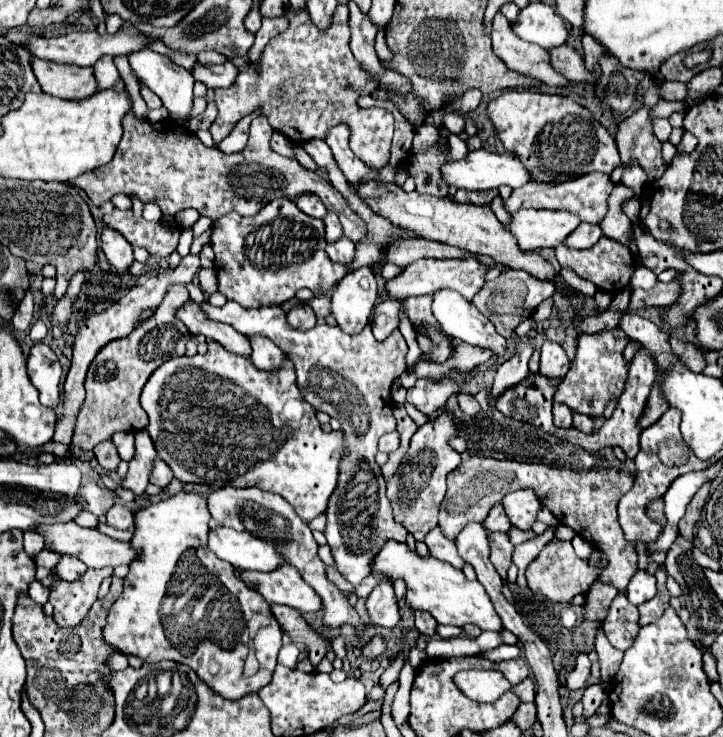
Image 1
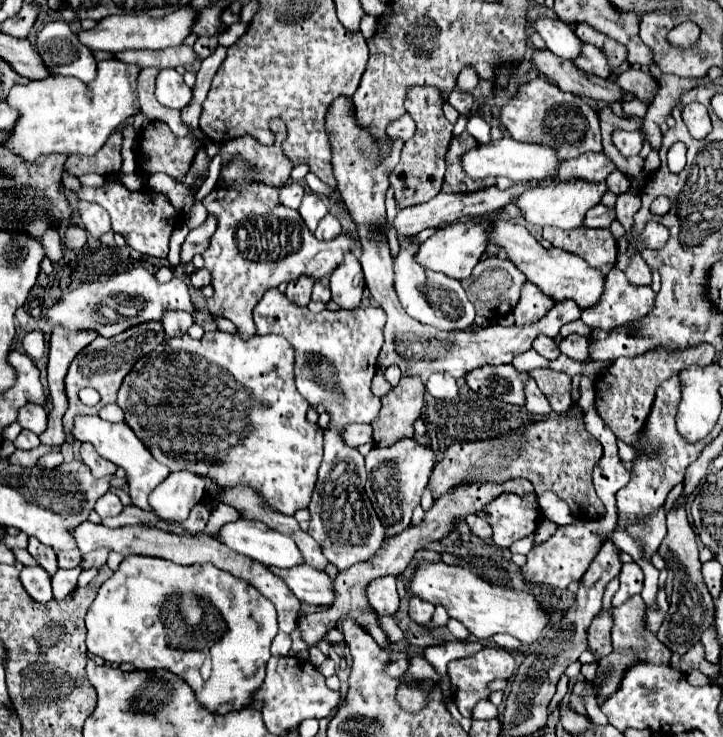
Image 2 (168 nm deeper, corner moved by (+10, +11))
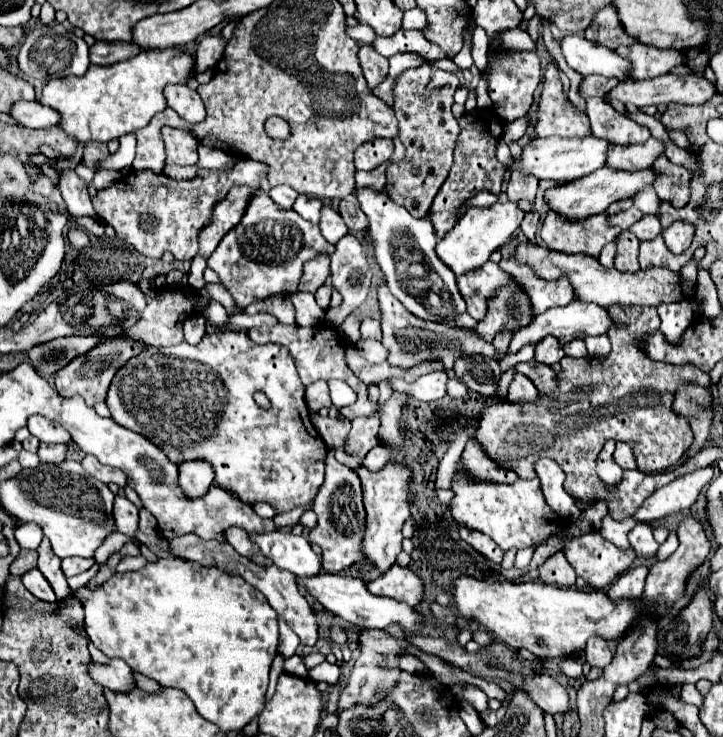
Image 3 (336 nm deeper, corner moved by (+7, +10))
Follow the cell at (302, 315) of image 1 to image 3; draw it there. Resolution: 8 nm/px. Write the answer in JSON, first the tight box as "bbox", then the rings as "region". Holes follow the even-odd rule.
{"bbox":[299,256,329,294],"region":[[[317,256],[309,262],[305,262],[303,276],[301,276],[301,282],[299,282],[299,290],[315,294],[317,288],[325,284],[327,276],[329,276],[329,258],[327,256]]]}

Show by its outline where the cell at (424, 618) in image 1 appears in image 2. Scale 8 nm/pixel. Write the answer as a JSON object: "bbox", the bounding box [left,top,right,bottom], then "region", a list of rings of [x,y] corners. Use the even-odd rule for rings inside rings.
{"bbox":[410,597,434,623],"region":[[[412,597],[410,599],[410,617],[418,623],[428,623],[432,619],[434,613],[434,605],[422,601],[420,597]]]}

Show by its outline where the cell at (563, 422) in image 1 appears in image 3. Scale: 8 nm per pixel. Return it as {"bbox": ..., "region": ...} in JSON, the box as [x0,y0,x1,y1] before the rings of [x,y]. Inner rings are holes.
{"bbox":[507,372,539,402],"region":[[[517,372],[515,380],[509,386],[507,400],[511,400],[511,402],[537,402],[537,398],[539,398],[539,392],[533,386],[533,382],[525,374]]]}

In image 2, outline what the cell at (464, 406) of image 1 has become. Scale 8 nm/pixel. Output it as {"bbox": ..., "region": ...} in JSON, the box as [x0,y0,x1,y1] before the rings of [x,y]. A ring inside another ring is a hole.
{"bbox":[426,373,458,399],"region":[[[434,373],[426,385],[428,393],[436,399],[454,399],[458,395],[458,383],[448,373]]]}

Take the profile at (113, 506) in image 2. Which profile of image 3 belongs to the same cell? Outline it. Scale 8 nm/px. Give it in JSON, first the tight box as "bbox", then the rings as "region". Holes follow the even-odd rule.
{"bbox":[113,494,139,536],"region":[[[123,494],[115,496],[115,504],[113,504],[113,518],[115,524],[119,528],[119,532],[127,534],[127,536],[135,536],[137,530],[137,522],[139,522],[139,510],[133,502],[129,502]]]}

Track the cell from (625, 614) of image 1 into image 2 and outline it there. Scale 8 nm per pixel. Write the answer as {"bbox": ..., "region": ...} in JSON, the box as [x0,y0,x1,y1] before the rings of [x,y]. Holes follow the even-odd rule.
{"bbox":[588,611,612,657],"region":[[[610,611],[600,613],[592,625],[588,627],[588,649],[596,653],[596,657],[606,657],[612,653],[612,641],[610,641],[610,631],[612,631],[612,615]]]}

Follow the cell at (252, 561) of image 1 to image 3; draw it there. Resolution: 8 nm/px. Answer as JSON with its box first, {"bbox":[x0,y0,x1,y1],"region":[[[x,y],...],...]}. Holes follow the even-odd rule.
{"bbox":[251,530,321,576],"region":[[[271,530],[267,534],[251,534],[251,542],[281,570],[289,570],[297,576],[315,576],[321,572],[321,560],[305,536]]]}

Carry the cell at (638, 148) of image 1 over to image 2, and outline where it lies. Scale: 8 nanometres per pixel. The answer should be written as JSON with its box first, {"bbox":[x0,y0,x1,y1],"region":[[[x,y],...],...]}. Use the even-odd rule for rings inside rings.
{"bbox":[606,169,631,195],"region":[[[615,169],[606,181],[608,181],[608,189],[616,195],[627,192],[631,186],[629,179],[624,174],[619,174],[618,169]]]}

